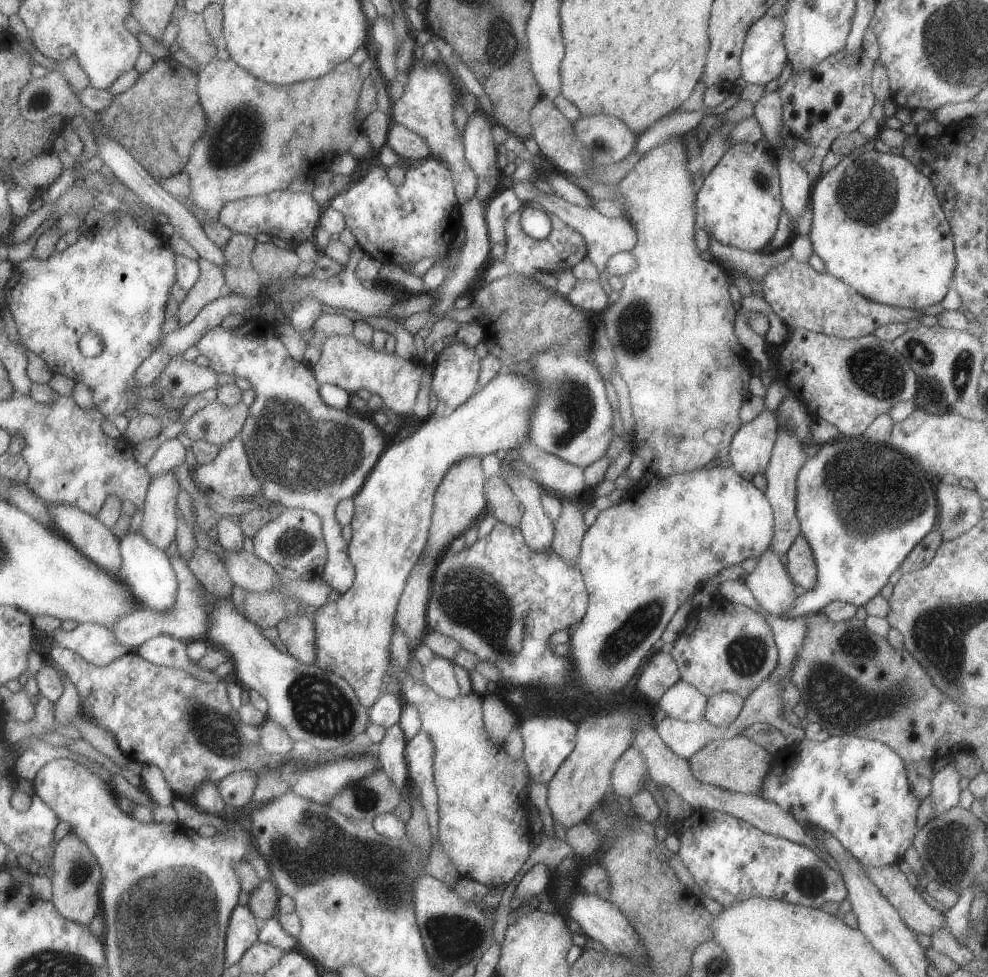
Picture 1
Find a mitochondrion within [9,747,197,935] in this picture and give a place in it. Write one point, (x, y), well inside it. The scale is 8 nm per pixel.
(81, 866)

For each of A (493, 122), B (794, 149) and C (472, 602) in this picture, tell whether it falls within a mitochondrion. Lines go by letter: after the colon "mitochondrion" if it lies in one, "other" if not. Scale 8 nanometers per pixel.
A: other
B: other
C: mitochondrion

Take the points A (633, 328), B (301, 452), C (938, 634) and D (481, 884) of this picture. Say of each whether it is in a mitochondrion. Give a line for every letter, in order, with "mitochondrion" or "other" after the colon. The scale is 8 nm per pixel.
A: mitochondrion
B: mitochondrion
C: mitochondrion
D: other

